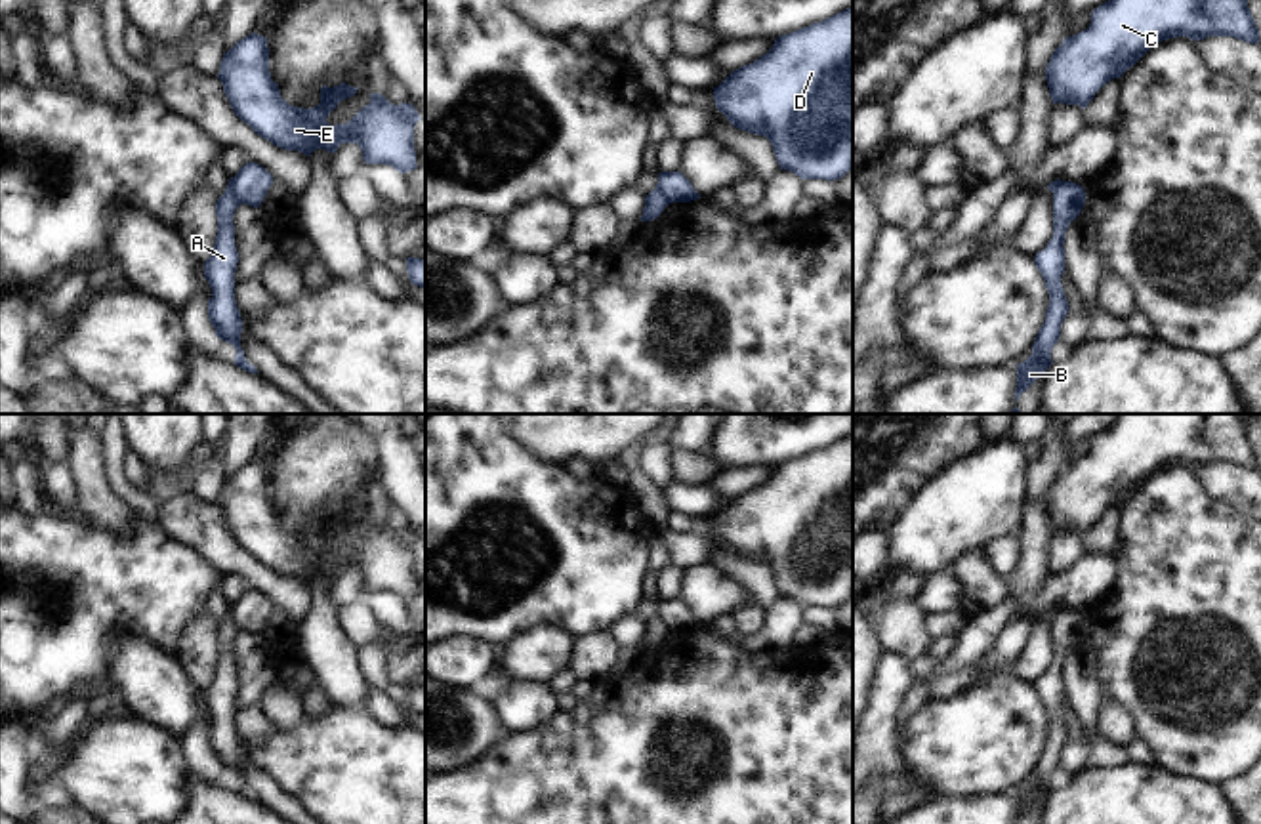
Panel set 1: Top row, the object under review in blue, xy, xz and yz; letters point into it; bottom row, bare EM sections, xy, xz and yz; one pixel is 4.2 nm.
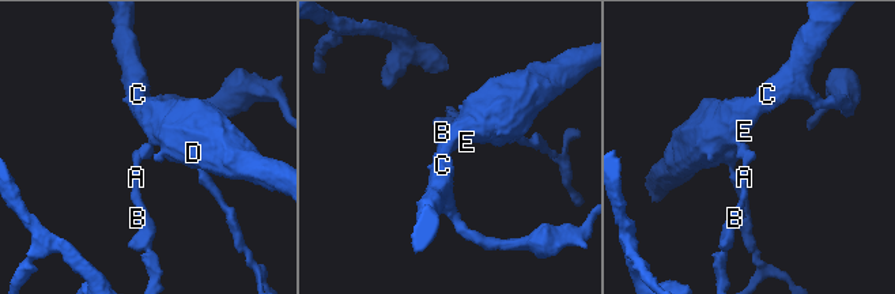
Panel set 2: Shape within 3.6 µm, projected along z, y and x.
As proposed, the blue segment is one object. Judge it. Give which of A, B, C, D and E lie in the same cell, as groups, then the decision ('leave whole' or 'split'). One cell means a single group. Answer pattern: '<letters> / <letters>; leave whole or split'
A B / C D E; split

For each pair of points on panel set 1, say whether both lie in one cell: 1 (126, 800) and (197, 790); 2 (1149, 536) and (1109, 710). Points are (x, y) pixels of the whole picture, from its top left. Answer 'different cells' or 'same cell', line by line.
1: different cells
2: different cells

